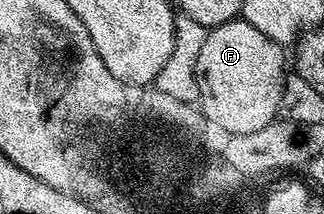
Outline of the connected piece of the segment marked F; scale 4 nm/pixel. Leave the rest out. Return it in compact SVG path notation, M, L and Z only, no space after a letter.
M233 20L211 27L202 44L202 52L198 52L198 106L228 136L249 134L258 132L258 128L266 128L266 124L277 121L280 113L280 97L286 77L284 54L285 47L262 36L262 32L258 32L258 28L249 22Z

